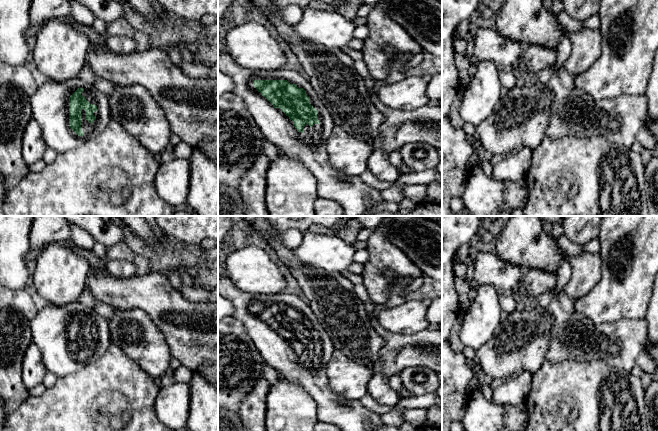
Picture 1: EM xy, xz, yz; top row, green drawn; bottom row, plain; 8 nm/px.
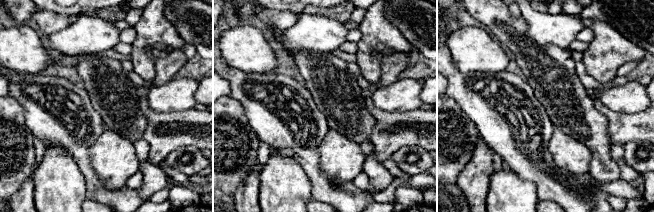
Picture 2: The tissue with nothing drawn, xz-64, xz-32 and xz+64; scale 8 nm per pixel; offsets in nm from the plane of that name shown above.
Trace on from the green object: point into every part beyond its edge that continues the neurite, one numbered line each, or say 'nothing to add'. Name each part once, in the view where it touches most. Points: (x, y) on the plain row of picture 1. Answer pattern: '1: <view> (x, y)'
1: xz (308, 371)

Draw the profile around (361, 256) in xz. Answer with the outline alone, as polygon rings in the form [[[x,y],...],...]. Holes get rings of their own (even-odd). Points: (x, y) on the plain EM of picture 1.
[[[360,249],[357,250],[355,255],[354,255],[354,262],[358,262],[360,264],[365,264],[369,260],[369,253],[367,249]]]

